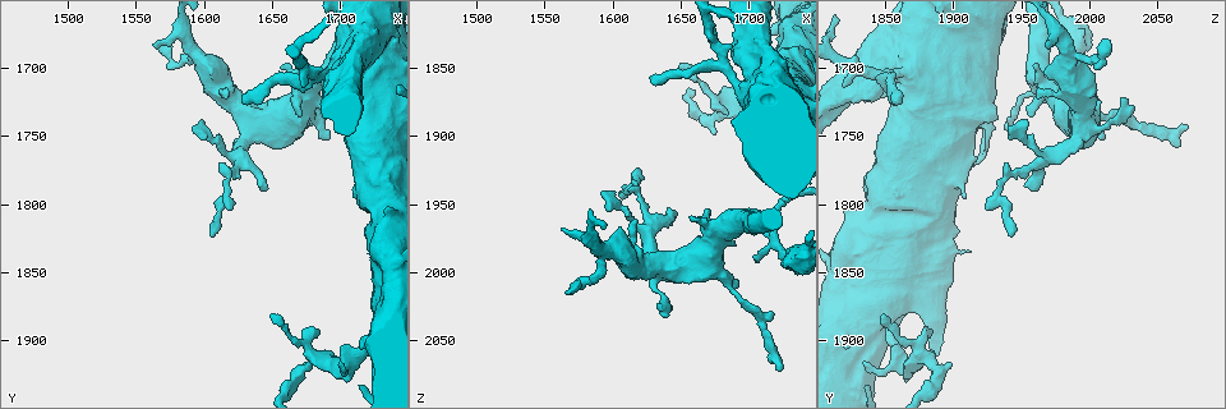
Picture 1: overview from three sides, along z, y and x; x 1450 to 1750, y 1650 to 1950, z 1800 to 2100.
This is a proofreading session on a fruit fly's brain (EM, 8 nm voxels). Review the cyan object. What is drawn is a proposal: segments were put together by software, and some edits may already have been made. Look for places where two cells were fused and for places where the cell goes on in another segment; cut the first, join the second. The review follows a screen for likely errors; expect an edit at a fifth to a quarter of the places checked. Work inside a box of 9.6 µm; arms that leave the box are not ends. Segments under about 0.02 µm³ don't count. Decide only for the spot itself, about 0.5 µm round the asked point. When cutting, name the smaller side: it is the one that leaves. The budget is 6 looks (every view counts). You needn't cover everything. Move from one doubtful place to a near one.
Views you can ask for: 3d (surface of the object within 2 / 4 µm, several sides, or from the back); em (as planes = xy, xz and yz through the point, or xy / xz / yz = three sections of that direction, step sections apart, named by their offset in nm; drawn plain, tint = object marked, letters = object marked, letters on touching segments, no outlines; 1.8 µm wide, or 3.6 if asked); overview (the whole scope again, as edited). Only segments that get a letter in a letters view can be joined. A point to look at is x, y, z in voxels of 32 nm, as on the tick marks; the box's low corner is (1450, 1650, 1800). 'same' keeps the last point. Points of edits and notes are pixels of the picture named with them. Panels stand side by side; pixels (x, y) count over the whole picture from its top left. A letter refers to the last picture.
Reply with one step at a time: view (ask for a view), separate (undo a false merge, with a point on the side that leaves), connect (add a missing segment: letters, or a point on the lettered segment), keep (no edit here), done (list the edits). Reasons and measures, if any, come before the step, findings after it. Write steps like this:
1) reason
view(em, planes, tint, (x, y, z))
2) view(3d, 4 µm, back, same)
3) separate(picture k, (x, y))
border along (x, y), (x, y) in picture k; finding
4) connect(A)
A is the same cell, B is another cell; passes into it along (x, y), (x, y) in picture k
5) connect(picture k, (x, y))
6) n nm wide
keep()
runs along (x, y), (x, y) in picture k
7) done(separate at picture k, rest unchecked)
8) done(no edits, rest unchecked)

closes a loop
view(3d, 4 µm, (1736, 1780, 1838))

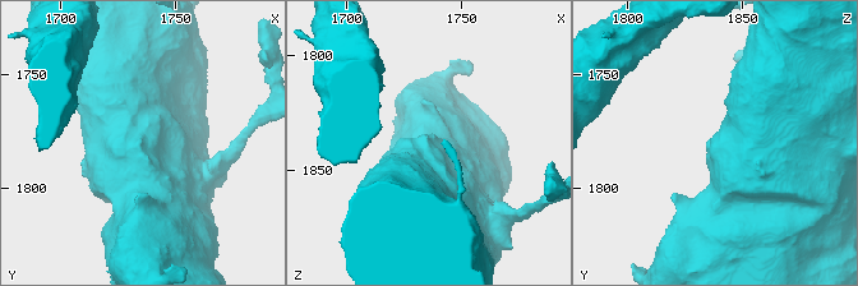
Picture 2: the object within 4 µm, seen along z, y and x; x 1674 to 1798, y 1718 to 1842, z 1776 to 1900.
shape alone is not enough
view(em, 3.6 µm, yz, step 16, letters, (1734, 1780, 1839))

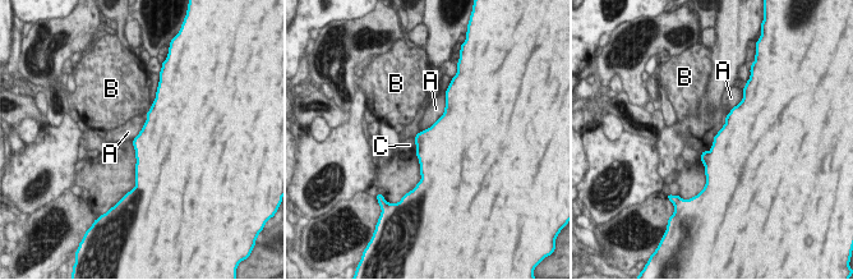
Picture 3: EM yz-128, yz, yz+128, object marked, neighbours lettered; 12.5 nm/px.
keep()
A, B and C are other cells; border along (446, 96), (445, 111), (420, 132) in picture 3; one cell here

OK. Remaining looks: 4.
branch stops here
view(3d, 2 µm, (1672, 1736, 1958))

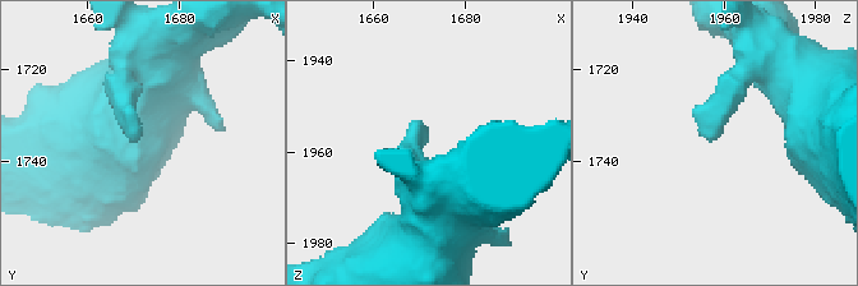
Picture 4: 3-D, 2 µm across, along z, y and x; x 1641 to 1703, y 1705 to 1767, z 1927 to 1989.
need the tissue
view(em, planes, plain, (1670, 1737, 1957))

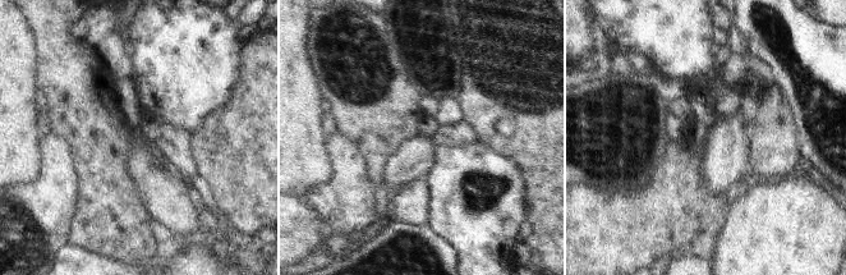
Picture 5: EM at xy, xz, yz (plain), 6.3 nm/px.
view(em, planes, letters, same)

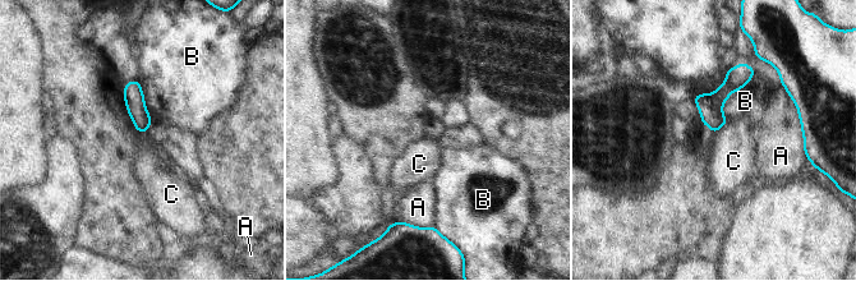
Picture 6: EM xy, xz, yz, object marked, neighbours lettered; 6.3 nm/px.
A touches over 380 nm
keep()
A, B and C are other cells; border along (726, 123), (716, 133) in picture 6; none of them fits

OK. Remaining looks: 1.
done(no edits, rest unchecked)

